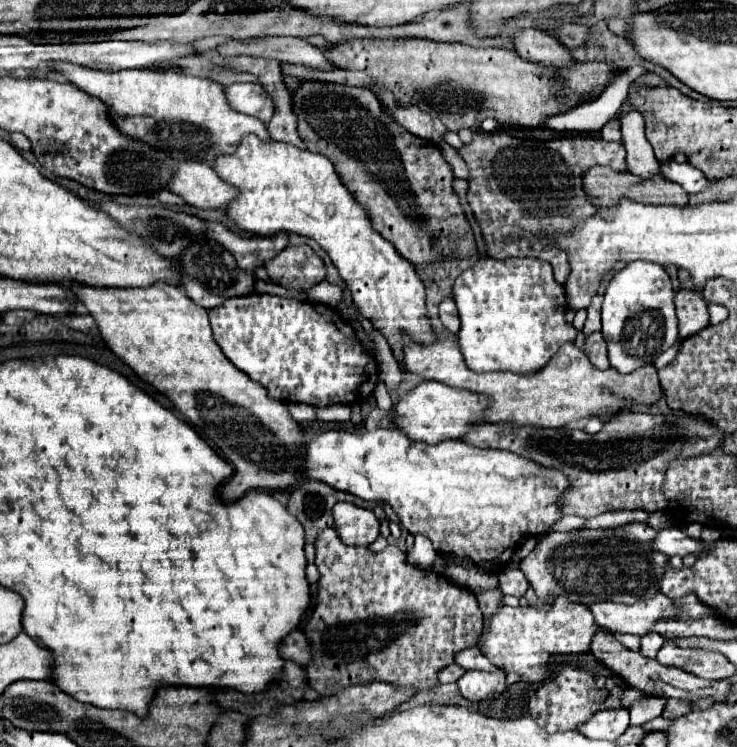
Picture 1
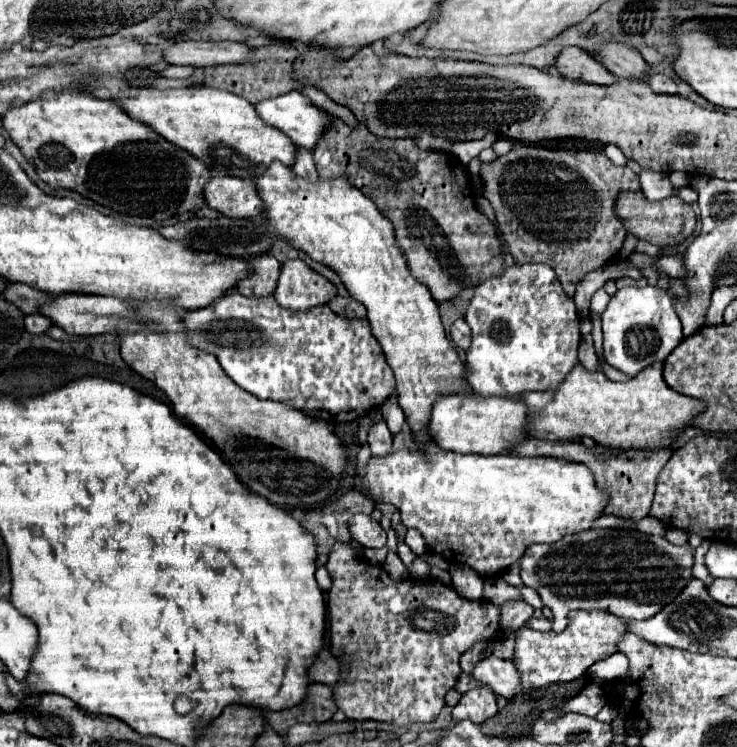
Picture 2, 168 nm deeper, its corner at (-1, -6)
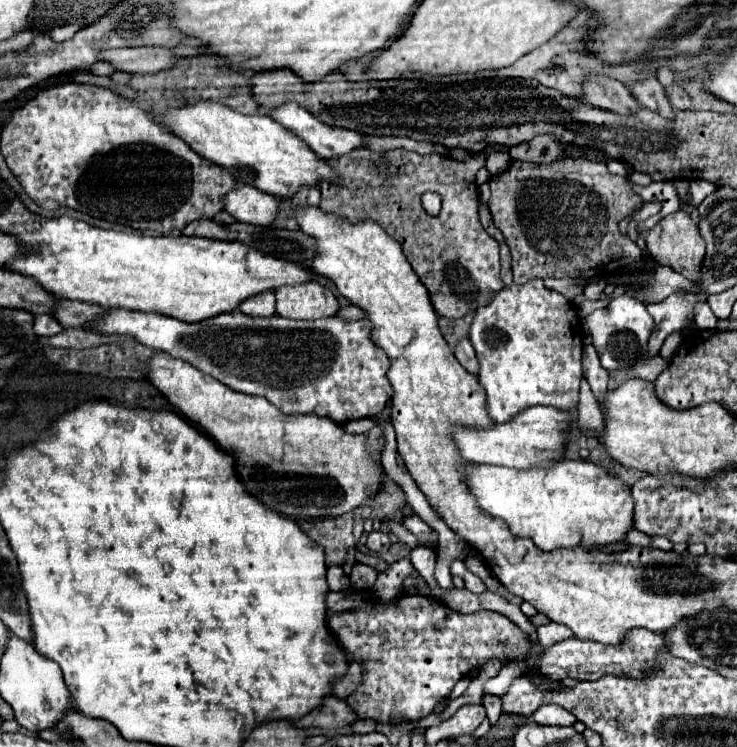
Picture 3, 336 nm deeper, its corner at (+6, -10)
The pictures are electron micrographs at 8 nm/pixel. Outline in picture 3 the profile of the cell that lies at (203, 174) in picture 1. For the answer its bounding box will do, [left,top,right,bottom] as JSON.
[225,186,279,226]

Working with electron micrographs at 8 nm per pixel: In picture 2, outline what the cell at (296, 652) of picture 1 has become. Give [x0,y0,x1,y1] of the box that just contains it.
[308,648,338,684]

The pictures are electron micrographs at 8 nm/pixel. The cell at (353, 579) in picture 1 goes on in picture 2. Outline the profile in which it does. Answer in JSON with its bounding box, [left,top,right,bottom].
[326,542,500,726]

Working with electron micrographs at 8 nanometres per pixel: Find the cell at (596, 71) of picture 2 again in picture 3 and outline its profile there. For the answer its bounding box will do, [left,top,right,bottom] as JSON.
[583,76,641,116]

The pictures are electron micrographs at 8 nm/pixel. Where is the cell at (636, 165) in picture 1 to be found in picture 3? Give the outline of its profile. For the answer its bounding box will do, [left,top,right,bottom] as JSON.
[691,180,717,206]

